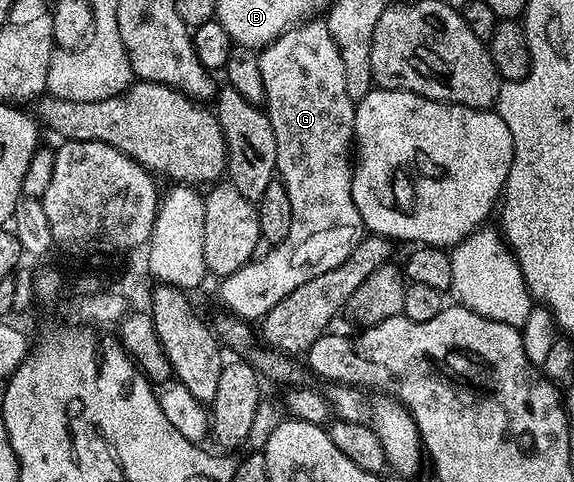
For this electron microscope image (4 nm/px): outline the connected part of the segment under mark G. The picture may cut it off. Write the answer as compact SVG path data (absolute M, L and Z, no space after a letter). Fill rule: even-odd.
M320 18L307 19L290 26L275 42L259 53L262 82L264 83L264 104L274 126L276 143L276 170L290 198L294 210L294 222L290 222L290 234L281 244L272 246L262 262L243 264L237 272L223 277L220 284L220 300L229 308L233 317L241 321L259 322L265 314L290 290L298 290L302 282L334 270L354 250L354 246L365 235L366 229L354 206L352 193L352 170L354 167L354 118L356 105L346 94L346 76L342 74L342 54L330 34L327 23Z

